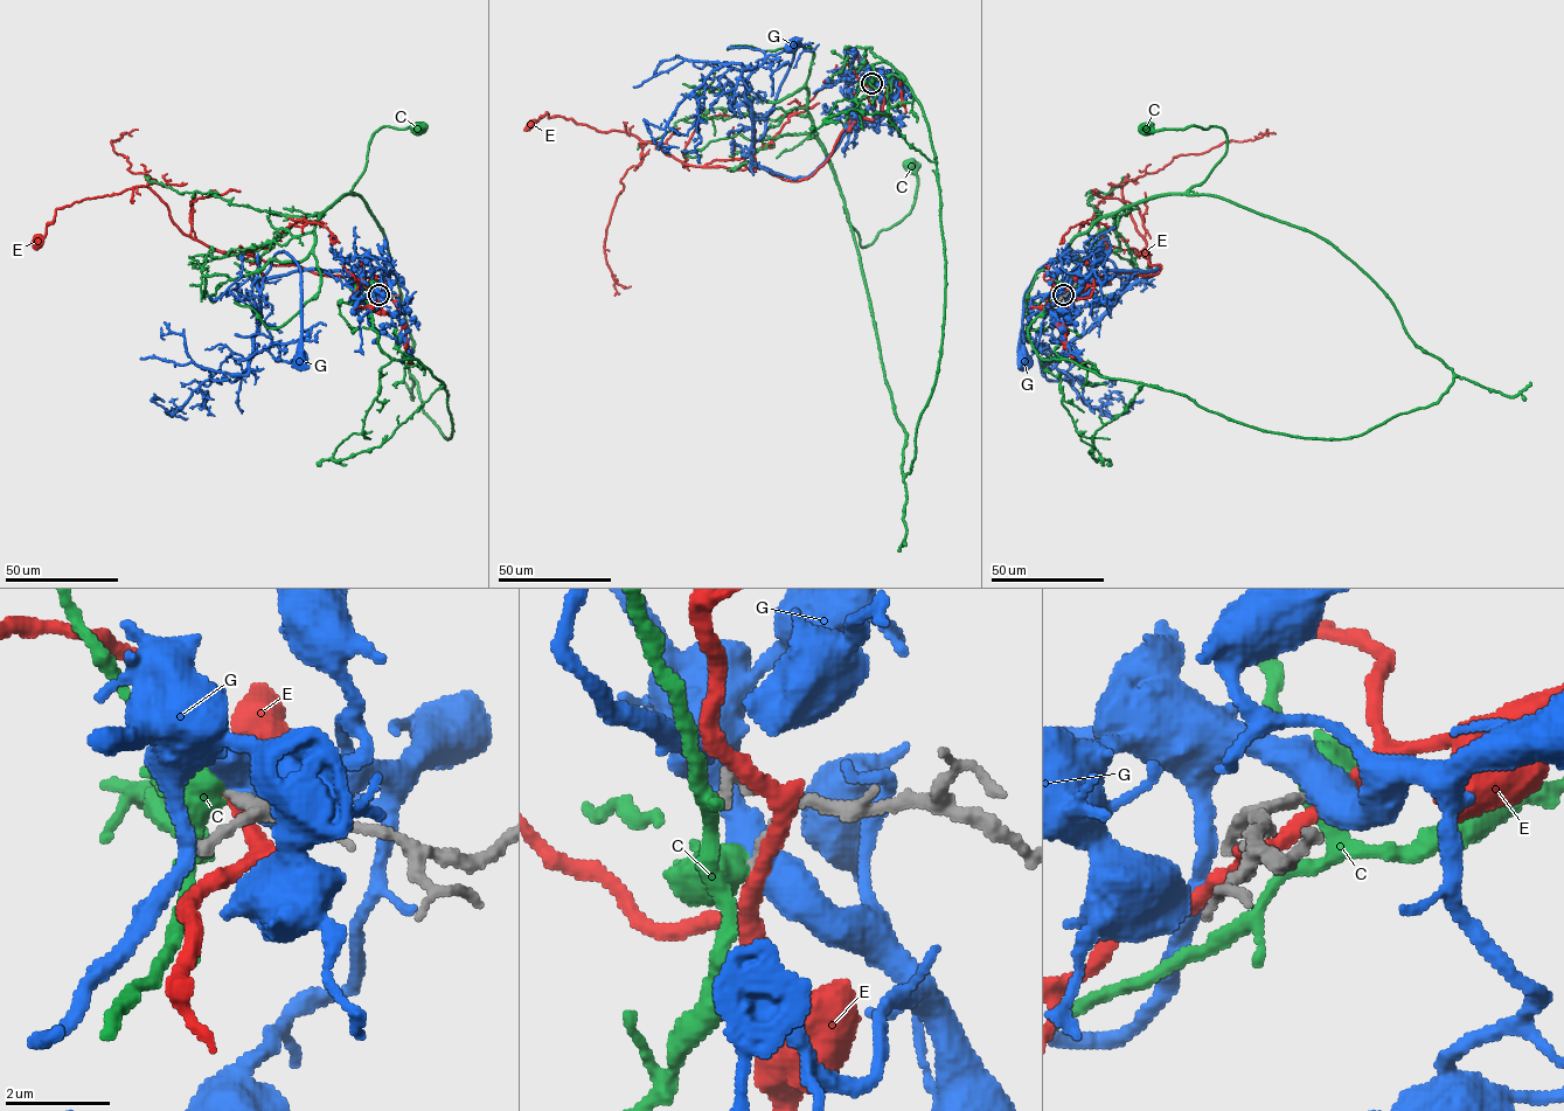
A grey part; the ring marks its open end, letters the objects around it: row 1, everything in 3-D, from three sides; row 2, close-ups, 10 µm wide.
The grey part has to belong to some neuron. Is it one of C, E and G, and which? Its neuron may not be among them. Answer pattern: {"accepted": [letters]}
{"accepted": []}

